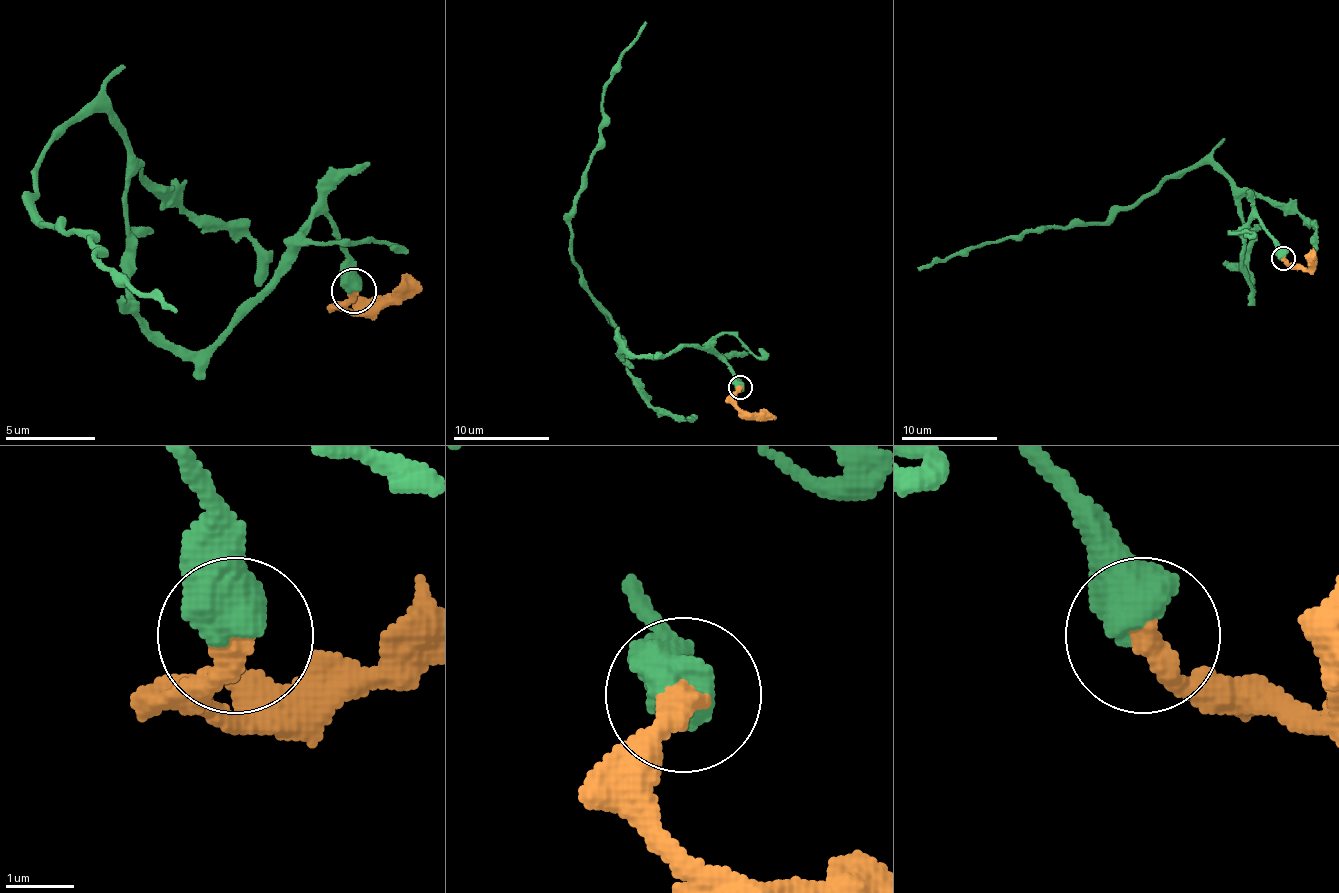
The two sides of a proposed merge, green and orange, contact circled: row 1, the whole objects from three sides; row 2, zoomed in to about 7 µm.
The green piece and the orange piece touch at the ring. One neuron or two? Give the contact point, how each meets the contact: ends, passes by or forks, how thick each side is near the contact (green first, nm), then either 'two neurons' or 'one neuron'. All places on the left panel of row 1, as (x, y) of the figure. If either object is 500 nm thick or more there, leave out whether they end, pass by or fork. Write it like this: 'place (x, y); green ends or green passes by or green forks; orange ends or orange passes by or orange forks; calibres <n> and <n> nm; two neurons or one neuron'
place (354, 290); calibres 750 and 440 nm; one neuron

